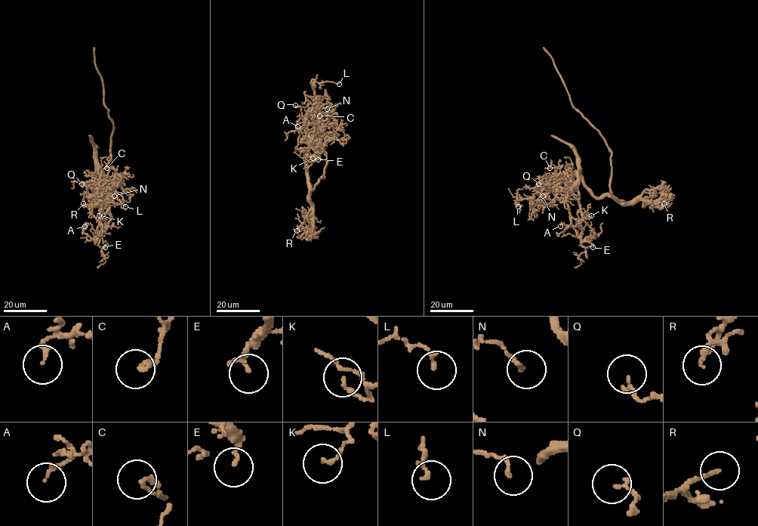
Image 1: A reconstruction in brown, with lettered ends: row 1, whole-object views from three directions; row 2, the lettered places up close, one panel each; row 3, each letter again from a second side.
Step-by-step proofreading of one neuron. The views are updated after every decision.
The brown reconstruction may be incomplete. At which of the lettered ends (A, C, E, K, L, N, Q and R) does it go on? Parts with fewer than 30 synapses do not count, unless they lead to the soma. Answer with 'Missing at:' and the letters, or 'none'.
Missing at: none

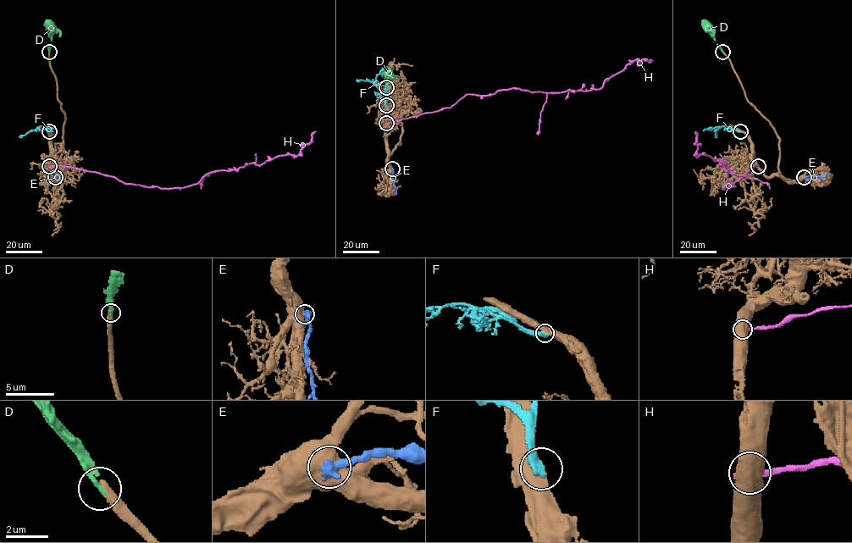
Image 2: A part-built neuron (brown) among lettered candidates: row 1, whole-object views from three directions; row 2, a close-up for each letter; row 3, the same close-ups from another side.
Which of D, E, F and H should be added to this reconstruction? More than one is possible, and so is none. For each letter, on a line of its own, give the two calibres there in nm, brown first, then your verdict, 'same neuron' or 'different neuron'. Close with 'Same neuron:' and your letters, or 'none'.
D: 360/280 nm | same neuron
E: 850/550 nm | different neuron
F: 700/400 nm | different neuron
H: 800/320 nm | different neuron
Same neuron: D

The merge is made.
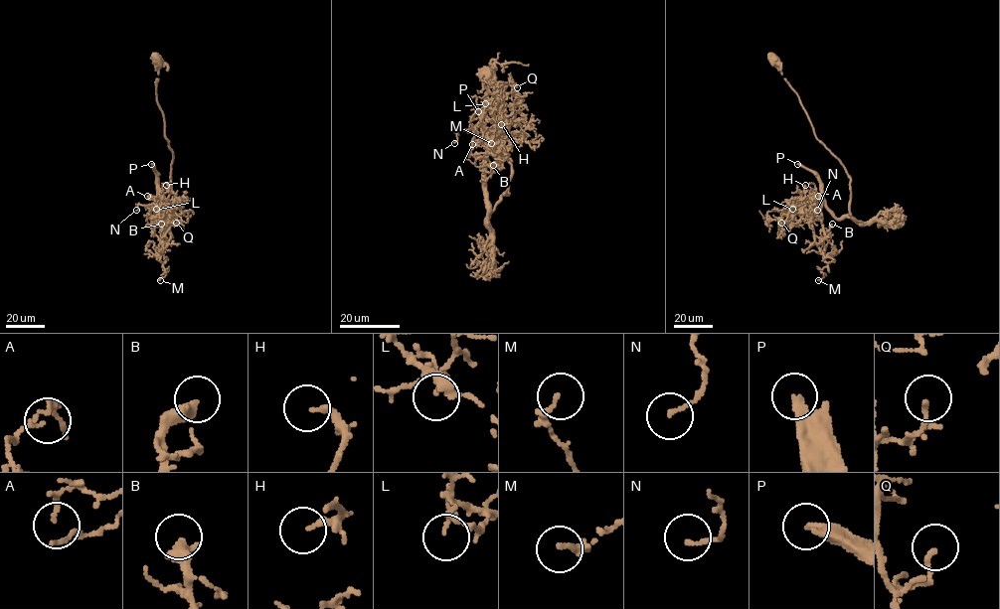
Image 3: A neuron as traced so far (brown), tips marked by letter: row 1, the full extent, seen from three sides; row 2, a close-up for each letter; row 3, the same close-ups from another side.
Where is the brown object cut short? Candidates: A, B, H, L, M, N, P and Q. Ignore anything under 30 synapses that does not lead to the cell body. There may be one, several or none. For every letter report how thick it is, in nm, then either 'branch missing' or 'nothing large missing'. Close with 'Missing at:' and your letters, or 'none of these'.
A: 110 nm thick; nothing large missing
B: 440 nm thick; nothing large missing
H: 200 nm thick; nothing large missing
L: 120 nm thick; nothing large missing
M: 200 nm thick; nothing large missing
N: 120 nm thick; nothing large missing
P: 340 nm thick; branch missing
Q: 160 nm thick; nothing large missing
Missing at: P

